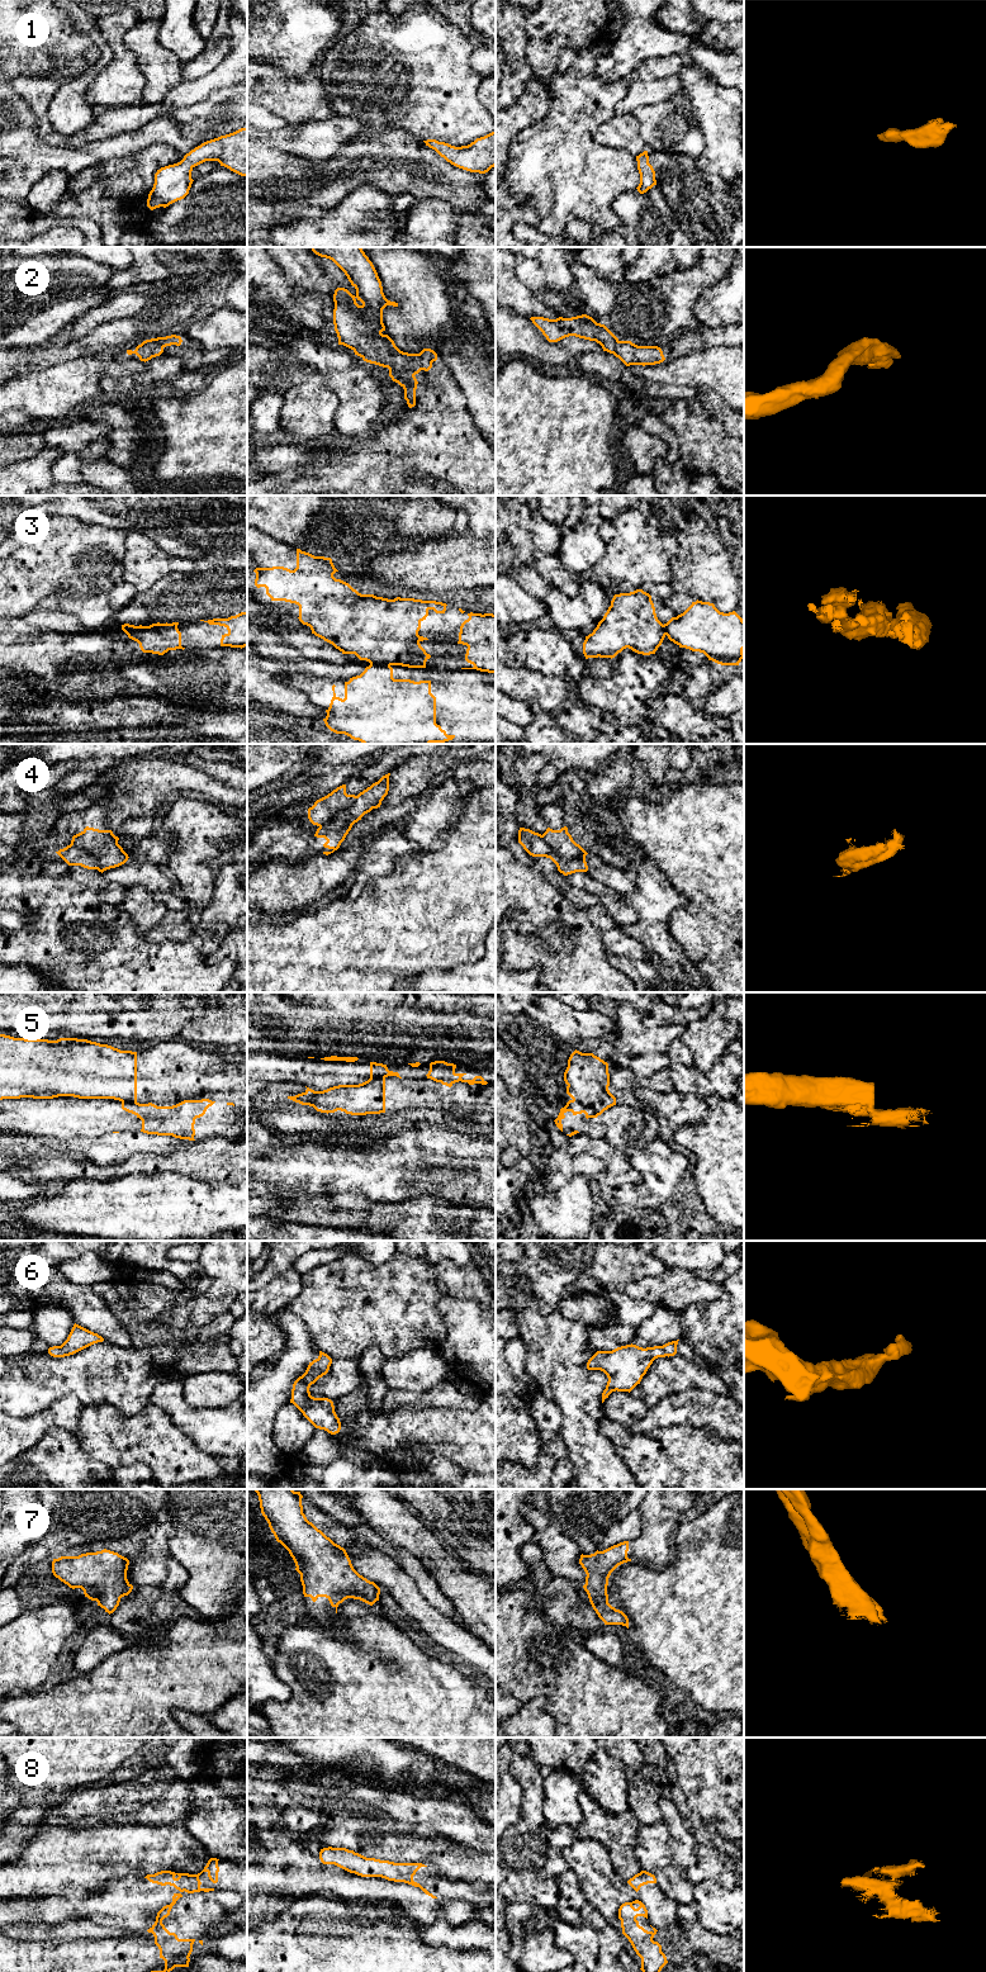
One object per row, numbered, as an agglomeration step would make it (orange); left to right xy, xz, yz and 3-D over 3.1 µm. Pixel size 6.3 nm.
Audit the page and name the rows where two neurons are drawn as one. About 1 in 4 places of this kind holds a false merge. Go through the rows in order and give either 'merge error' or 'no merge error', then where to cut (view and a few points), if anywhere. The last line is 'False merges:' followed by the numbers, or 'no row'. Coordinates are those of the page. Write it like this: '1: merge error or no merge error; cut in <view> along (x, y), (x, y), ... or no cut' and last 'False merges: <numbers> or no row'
1: no merge error; no cut
2: no merge error; no cut
3: merge error; cut in xz along (370, 663), (389, 665)
4: merge error; cut in xz along (356, 796), (347, 806), (320, 826)
5: merge error; cut in yz along (573, 1099), (584, 1104), (596, 1117)
6: no merge error; no cut
7: no merge error; no cut
8: merge error; cut in yz along (645, 1910), (646, 1915)
False merges: 3, 4, 5, 8

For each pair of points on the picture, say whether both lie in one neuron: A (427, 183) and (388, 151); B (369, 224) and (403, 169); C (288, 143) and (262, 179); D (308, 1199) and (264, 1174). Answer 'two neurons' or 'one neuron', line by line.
A: one neuron
B: two neurons
C: two neurons
D: two neurons

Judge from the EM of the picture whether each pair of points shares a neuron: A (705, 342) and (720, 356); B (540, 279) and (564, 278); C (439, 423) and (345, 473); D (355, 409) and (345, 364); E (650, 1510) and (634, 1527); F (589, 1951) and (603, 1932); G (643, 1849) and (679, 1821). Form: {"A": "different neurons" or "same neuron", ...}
{"A": "different neurons", "B": "different neurons", "C": "same neuron", "D": "same neuron", "E": "different neurons", "F": "different neurons", "G": "different neurons"}

